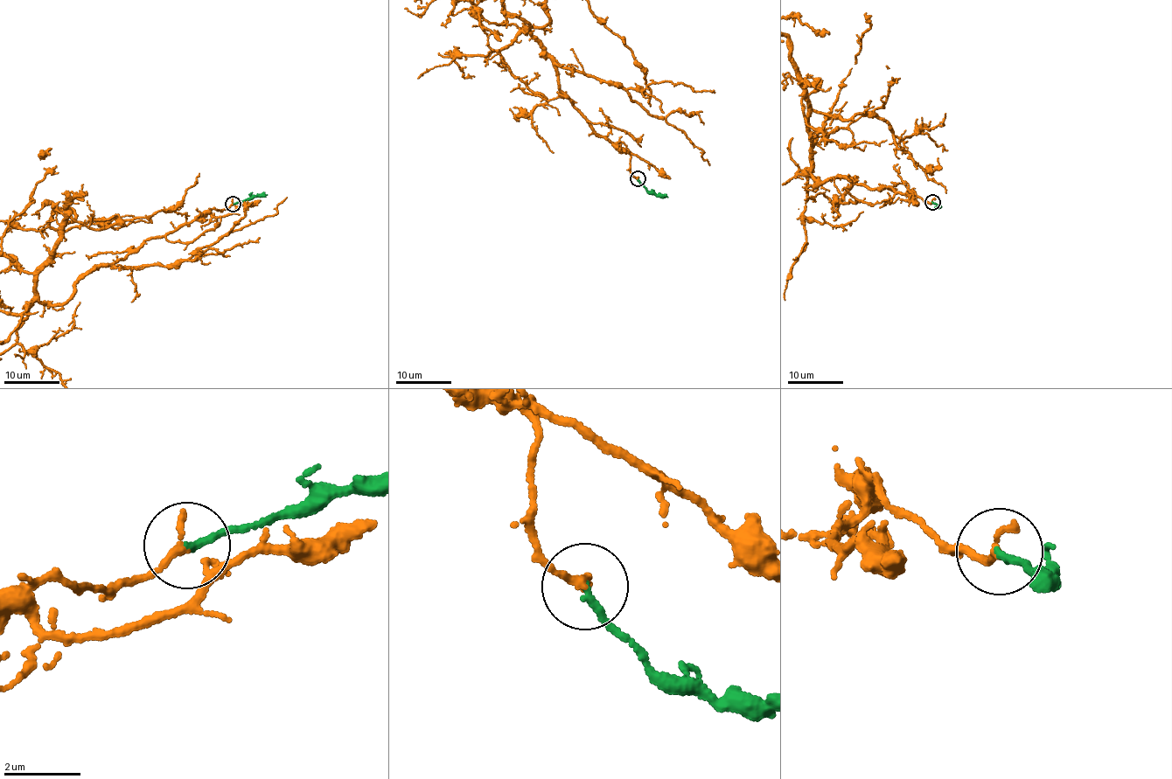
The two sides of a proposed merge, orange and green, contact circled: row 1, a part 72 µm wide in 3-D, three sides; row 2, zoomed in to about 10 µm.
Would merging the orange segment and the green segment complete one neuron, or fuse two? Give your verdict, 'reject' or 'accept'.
accept

